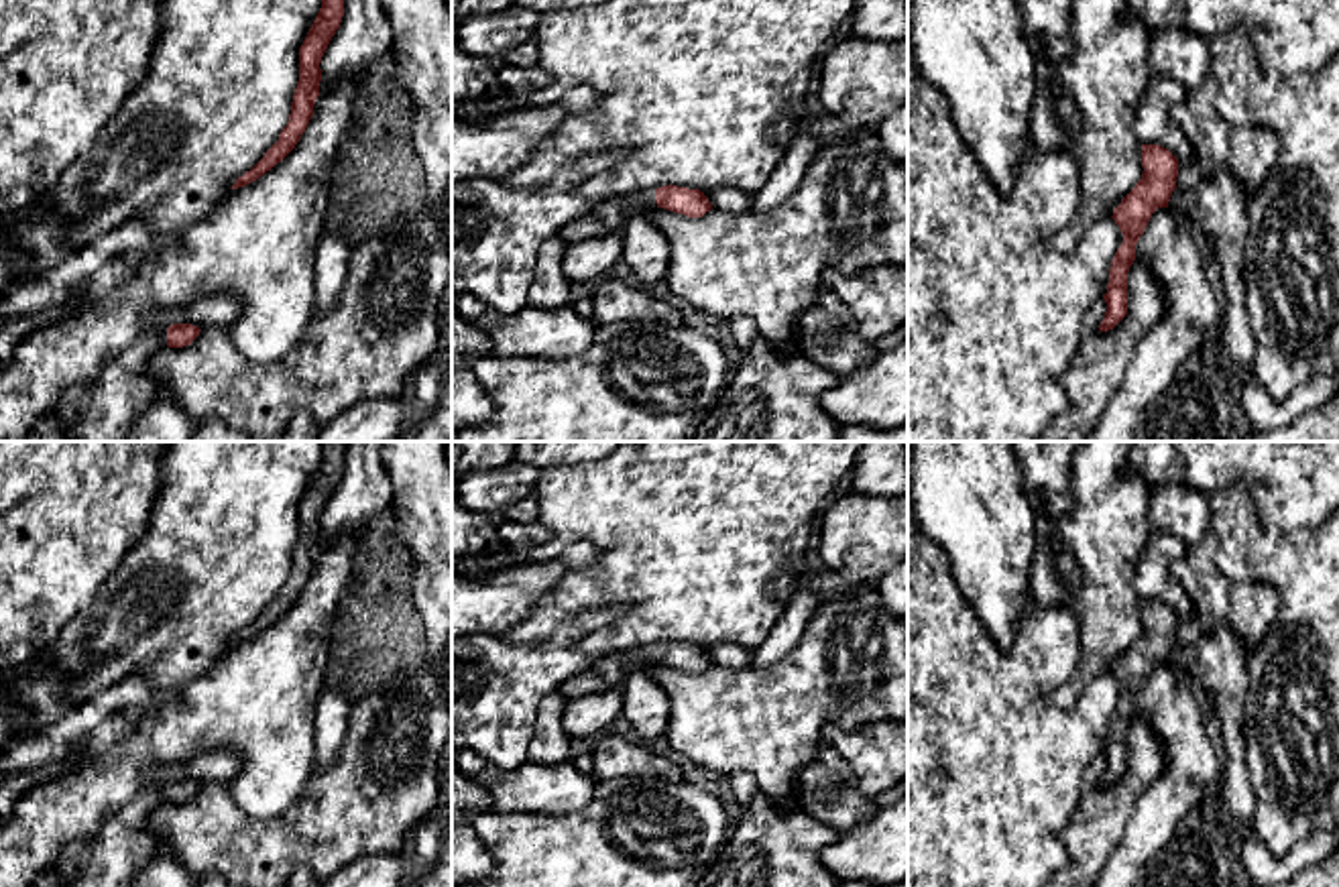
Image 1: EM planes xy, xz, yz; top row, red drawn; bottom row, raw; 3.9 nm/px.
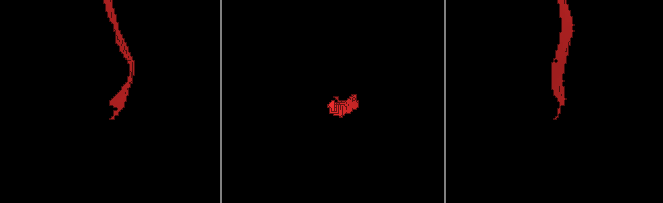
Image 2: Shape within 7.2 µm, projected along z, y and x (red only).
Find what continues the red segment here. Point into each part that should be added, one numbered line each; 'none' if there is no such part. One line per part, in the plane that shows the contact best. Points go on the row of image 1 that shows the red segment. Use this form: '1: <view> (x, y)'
1: xy (106, 409)

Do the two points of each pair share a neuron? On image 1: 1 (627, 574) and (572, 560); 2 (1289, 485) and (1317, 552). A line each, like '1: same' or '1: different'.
1: different
2: different

